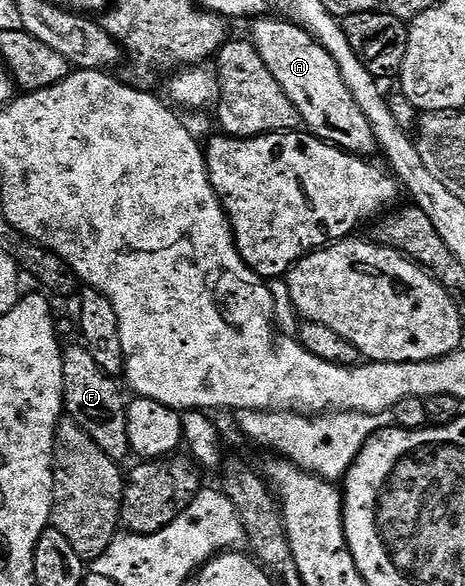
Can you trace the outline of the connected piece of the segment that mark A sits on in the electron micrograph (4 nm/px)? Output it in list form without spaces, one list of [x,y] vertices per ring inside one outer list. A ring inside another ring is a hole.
[[[260,17],[250,24],[250,42],[255,44],[261,61],[277,77],[277,85],[285,89],[285,97],[299,110],[302,126],[310,134],[340,147],[353,155],[371,157],[376,154],[375,134],[357,101],[345,85],[333,57],[306,27],[295,21],[282,23],[272,17]]]

